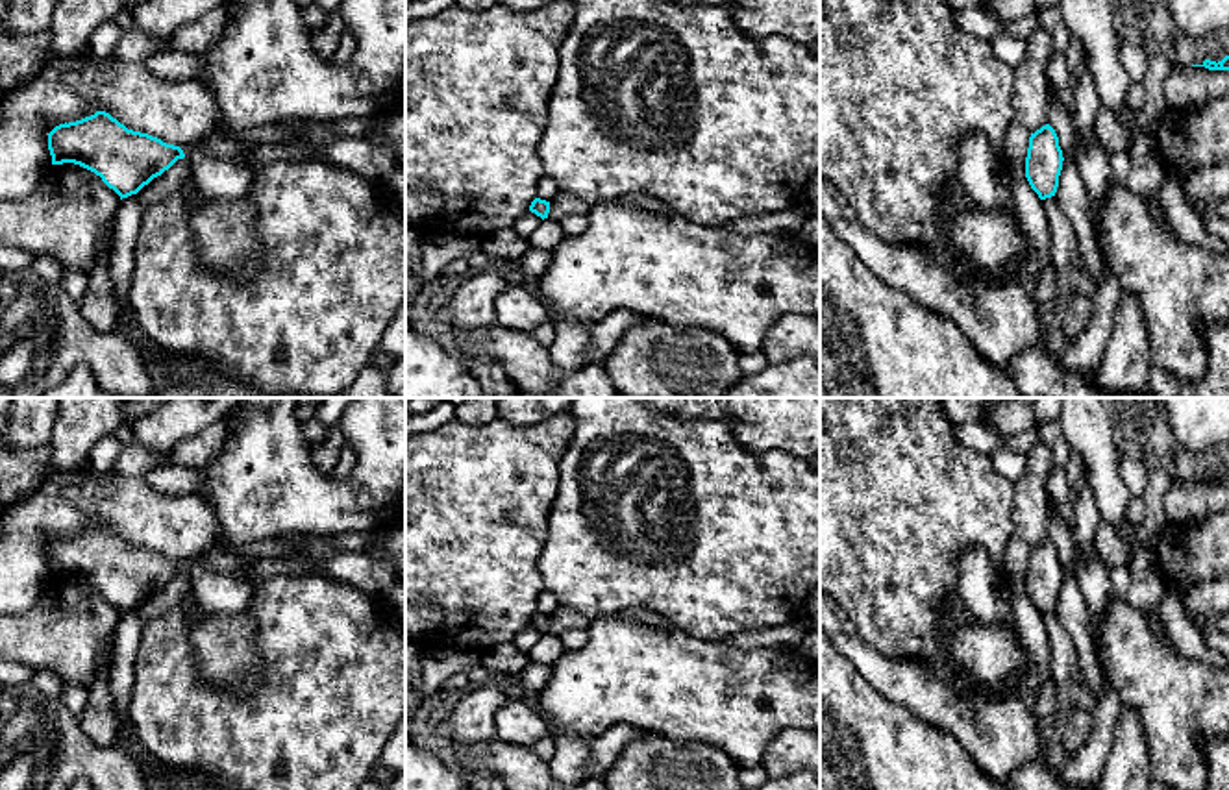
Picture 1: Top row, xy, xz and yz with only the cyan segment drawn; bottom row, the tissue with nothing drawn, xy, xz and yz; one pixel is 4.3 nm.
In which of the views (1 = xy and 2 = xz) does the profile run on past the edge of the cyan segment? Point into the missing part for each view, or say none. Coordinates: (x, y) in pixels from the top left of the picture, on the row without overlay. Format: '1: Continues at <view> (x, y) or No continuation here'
1: No continuation here
2: No continuation here

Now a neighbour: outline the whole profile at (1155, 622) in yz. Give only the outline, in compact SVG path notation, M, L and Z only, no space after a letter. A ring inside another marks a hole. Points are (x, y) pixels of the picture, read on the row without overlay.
M1146 609L1149 629L1166 644L1170 649L1175 649L1173 638L1170 636L1166 623L1159 612L1159 609Z

